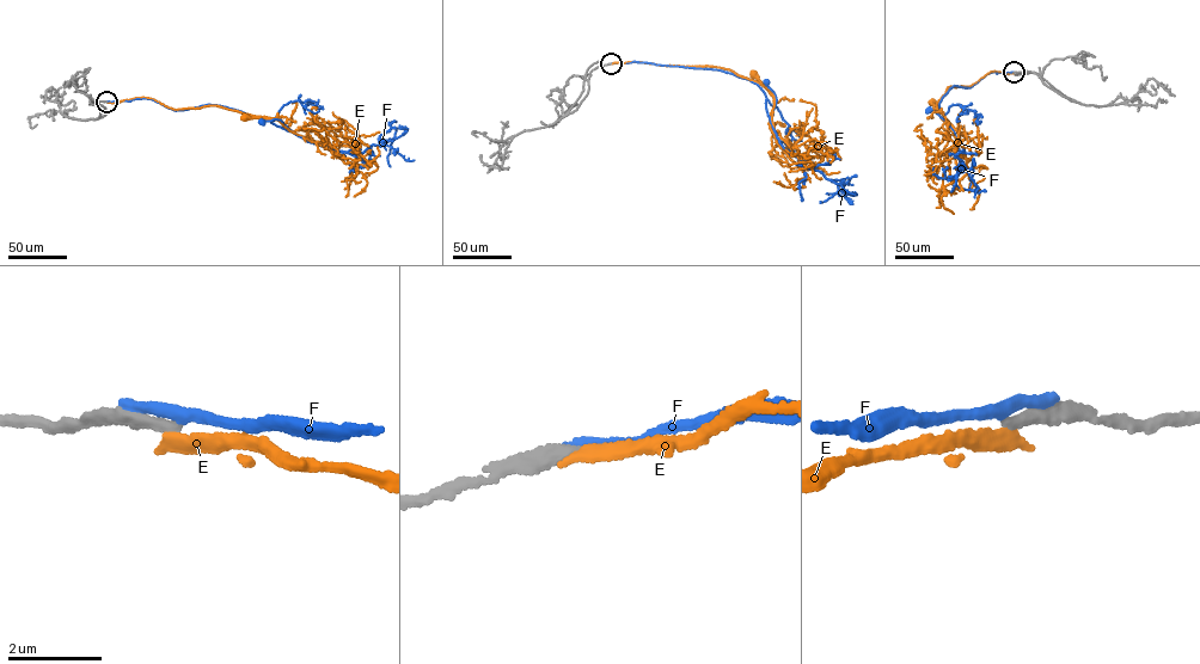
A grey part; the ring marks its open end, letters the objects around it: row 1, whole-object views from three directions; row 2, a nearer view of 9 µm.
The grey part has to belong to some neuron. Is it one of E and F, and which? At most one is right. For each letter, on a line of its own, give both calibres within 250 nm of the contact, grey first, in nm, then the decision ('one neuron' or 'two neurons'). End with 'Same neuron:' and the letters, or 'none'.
E: 260 nm thick on the grey side, 320 nm on the other; two neurons
F: 360 nm thick on the grey side, 320 nm on the other; two neurons
Same neuron: none

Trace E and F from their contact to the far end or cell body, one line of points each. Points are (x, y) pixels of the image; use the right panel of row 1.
E: (1014, 72), (991, 72), (968, 86), (947, 87), (936, 105), (956, 130), (961, 145), (931, 103)
F: (1014, 72), (991, 72), (969, 87), (955, 85), (949, 88), (938, 105), (954, 133), (929, 110)

